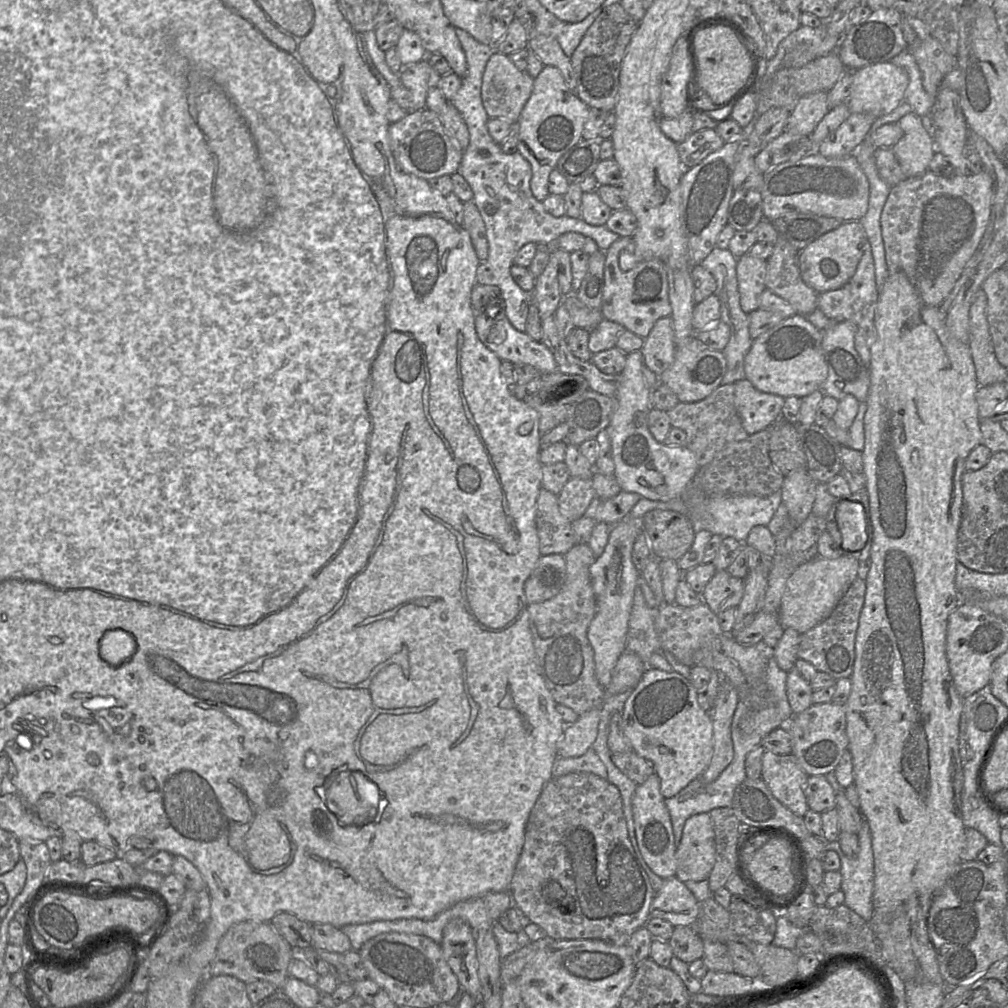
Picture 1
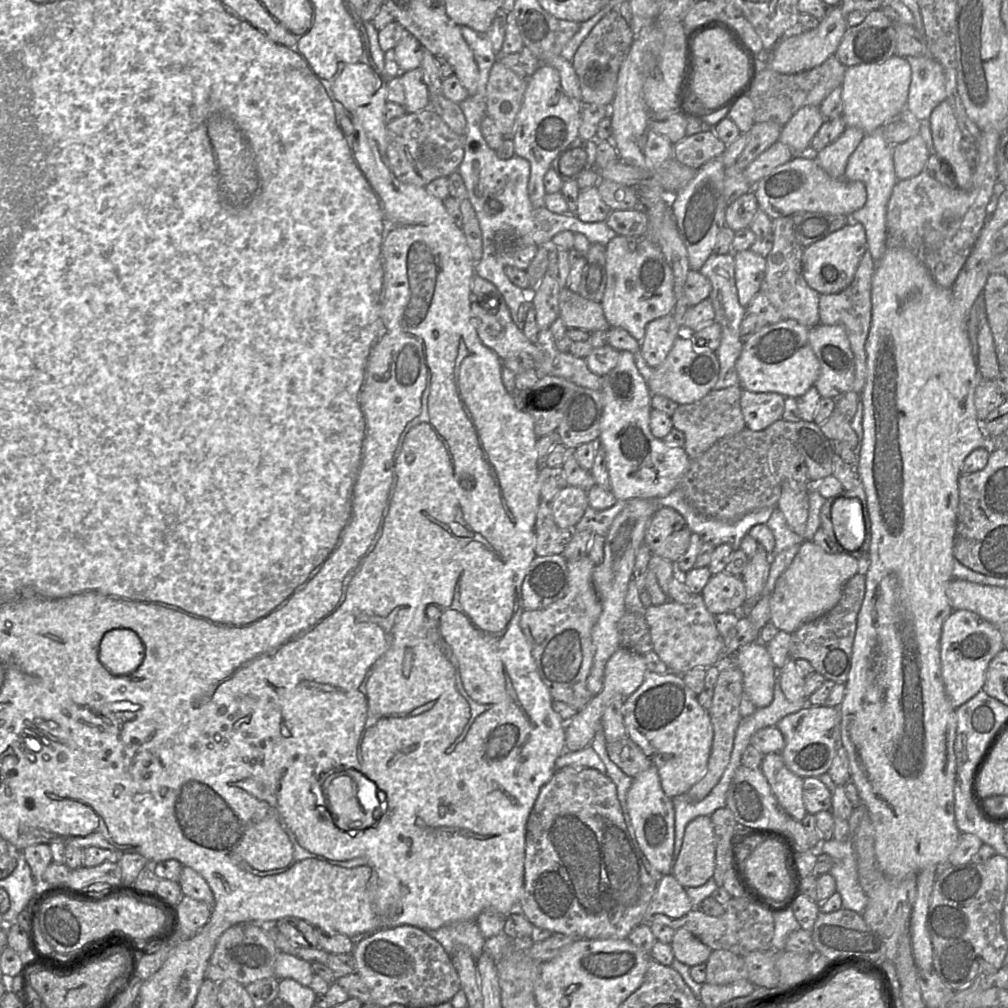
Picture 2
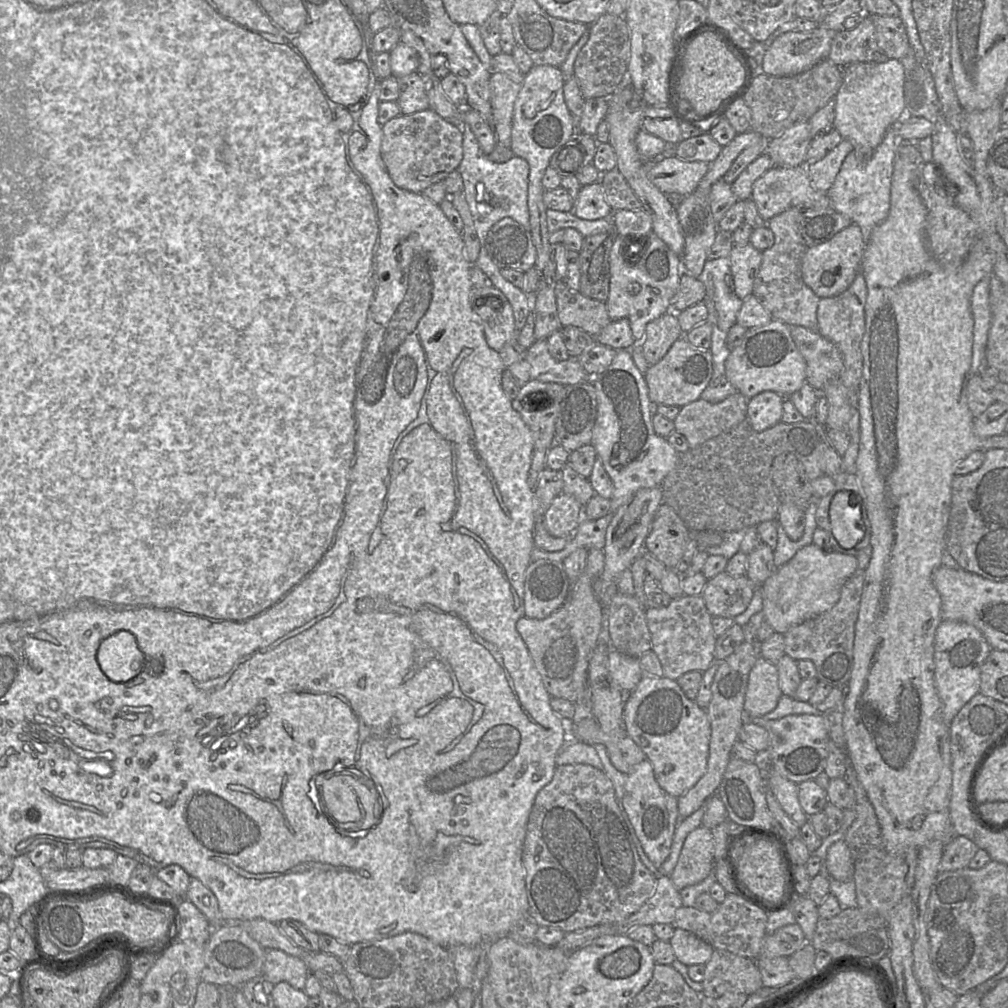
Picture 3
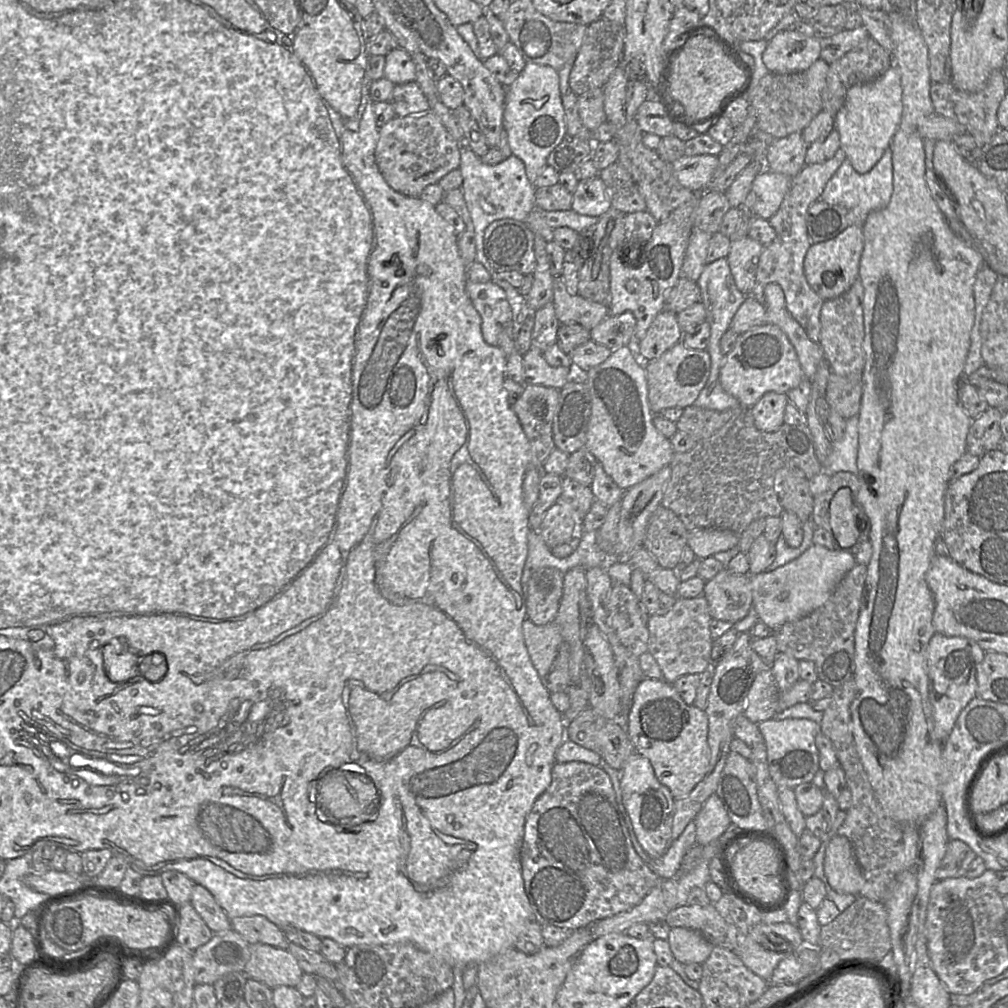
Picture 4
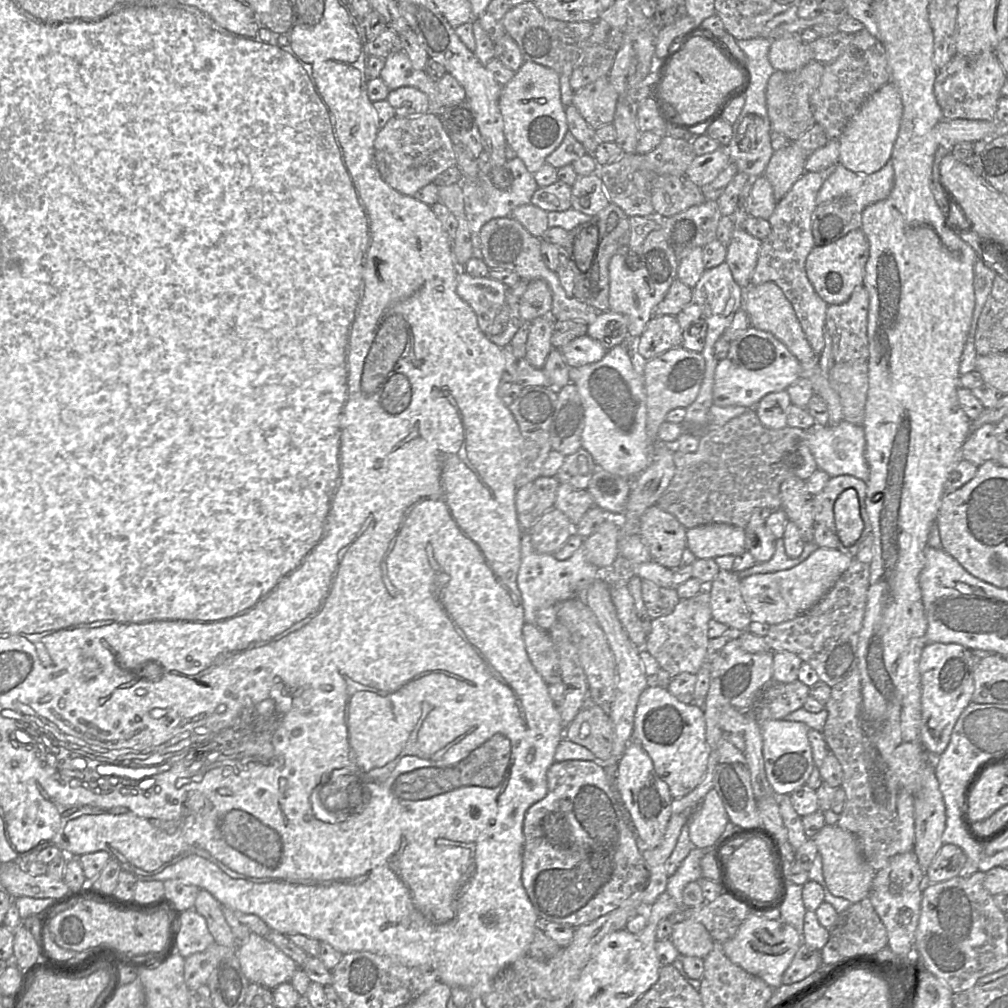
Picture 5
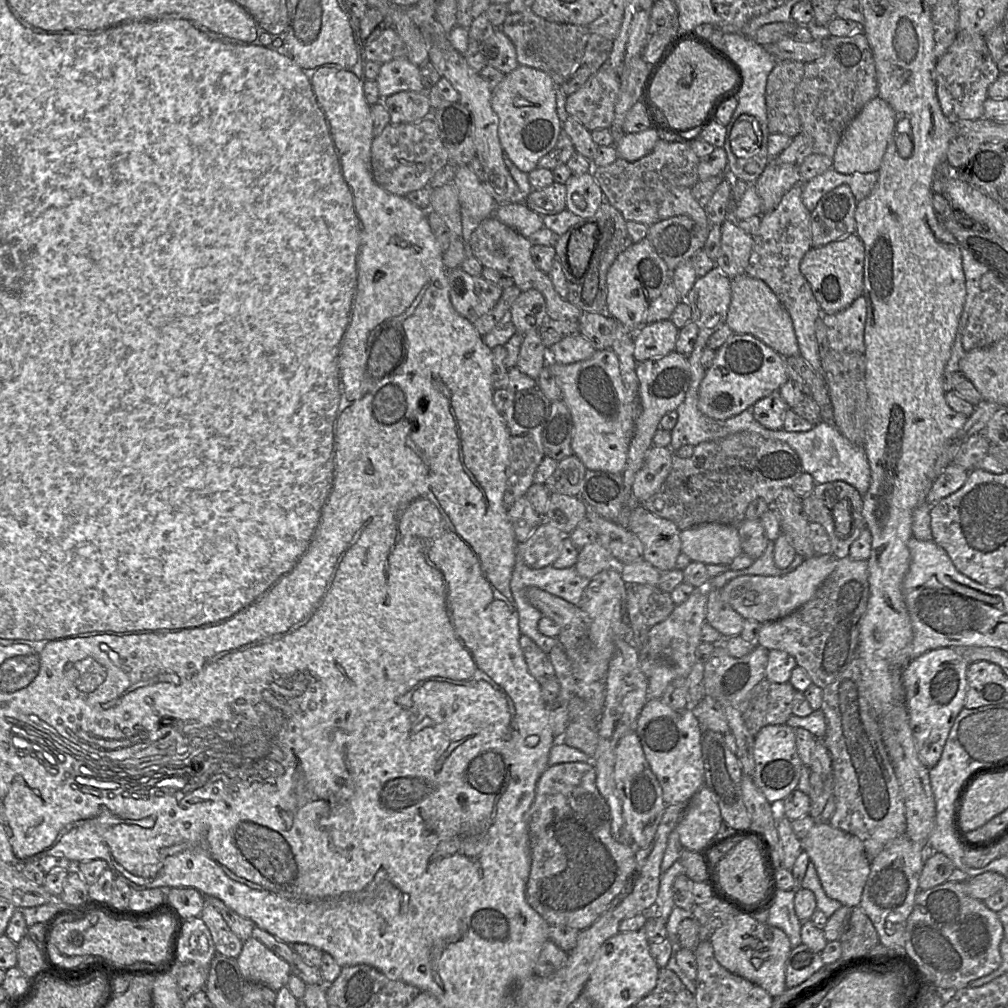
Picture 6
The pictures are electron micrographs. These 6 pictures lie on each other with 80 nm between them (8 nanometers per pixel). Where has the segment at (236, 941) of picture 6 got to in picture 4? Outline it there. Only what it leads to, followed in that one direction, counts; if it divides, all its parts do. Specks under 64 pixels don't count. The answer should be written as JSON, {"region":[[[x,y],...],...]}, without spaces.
{"region":[[[195,884],[189,902],[213,933],[232,929],[229,917],[213,894],[203,885]]]}

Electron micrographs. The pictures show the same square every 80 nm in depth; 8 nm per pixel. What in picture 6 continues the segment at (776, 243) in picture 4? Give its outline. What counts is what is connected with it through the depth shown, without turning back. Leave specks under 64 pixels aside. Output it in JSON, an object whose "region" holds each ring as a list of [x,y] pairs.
{"region":[[[800,182],[783,196],[775,209],[762,214],[759,231],[753,236],[754,244],[746,273],[763,280],[776,294],[792,318],[800,355],[817,374],[824,377],[822,356],[816,338],[816,321],[822,317],[822,310],[809,282],[800,270],[803,257],[813,247],[811,212],[802,201],[802,189],[803,182]]]}

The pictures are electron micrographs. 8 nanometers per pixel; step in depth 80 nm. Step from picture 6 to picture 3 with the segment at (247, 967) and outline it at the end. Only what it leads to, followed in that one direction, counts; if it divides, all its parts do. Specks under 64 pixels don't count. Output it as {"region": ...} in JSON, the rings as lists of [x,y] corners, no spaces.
{"region":[[[265,948],[262,977],[273,984],[287,982],[303,990],[310,971],[305,962],[282,950]]]}

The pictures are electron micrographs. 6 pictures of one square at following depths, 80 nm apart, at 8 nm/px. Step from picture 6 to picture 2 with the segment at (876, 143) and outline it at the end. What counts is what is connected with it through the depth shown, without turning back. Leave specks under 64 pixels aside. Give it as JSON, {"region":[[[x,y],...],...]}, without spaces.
{"region":[[[894,55],[882,63],[846,67],[841,84],[842,113],[846,127],[861,129],[865,135],[885,124],[906,108],[911,68],[904,57]]]}

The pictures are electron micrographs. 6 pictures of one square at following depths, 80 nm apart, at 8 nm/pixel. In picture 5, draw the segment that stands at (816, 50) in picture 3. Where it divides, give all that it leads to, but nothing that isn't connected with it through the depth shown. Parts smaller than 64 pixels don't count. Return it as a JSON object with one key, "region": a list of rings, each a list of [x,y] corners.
{"region":[[[796,36],[779,37],[771,41],[768,60],[775,71],[793,72],[809,63],[810,49]]]}

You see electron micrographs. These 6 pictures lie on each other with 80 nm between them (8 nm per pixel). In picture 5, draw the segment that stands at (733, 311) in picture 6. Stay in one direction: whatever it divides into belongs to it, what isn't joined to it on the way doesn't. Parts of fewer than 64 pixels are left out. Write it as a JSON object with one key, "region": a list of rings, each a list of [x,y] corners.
{"region":[[[765,282],[759,285],[751,283],[743,288],[742,291],[741,308],[748,314],[752,327],[773,334],[785,344],[800,364],[817,360],[818,356],[811,348],[791,303],[776,283]]]}

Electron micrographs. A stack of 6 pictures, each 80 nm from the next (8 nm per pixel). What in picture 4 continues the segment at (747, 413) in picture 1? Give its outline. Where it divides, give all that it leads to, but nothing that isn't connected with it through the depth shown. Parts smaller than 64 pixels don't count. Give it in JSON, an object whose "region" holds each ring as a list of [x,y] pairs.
{"region":[[[767,392],[751,407],[755,427],[763,432],[775,432],[784,424],[784,412],[789,403],[787,394]]]}

